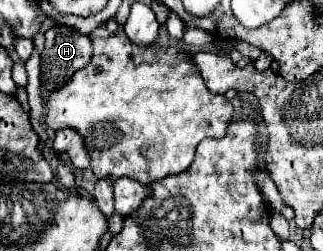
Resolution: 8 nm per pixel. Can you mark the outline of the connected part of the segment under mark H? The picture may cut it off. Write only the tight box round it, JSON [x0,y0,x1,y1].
[42,26,92,90]

